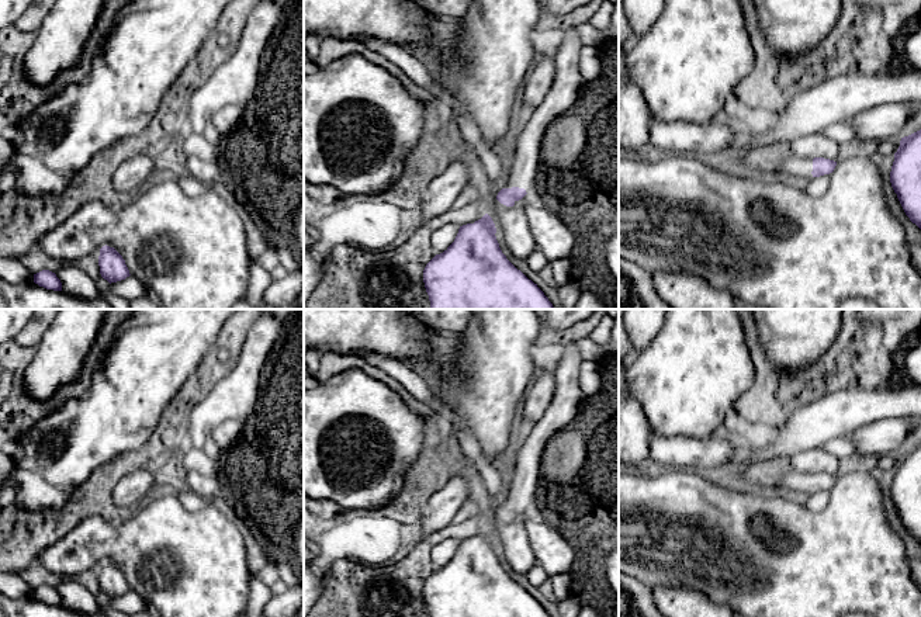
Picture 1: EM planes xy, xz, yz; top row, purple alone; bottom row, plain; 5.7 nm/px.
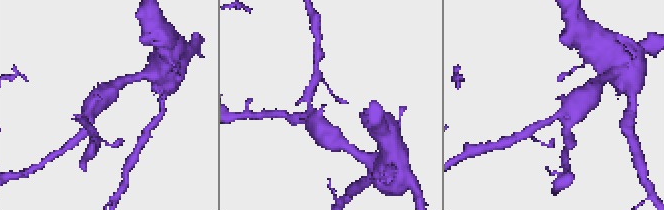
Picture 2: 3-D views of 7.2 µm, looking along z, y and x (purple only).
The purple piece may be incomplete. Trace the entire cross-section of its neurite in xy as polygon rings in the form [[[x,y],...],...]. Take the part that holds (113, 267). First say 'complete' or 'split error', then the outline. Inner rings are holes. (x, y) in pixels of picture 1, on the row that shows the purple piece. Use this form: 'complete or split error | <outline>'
complete | [[[107,245],[100,249],[98,266],[101,277],[110,284],[131,275],[122,256]]]

